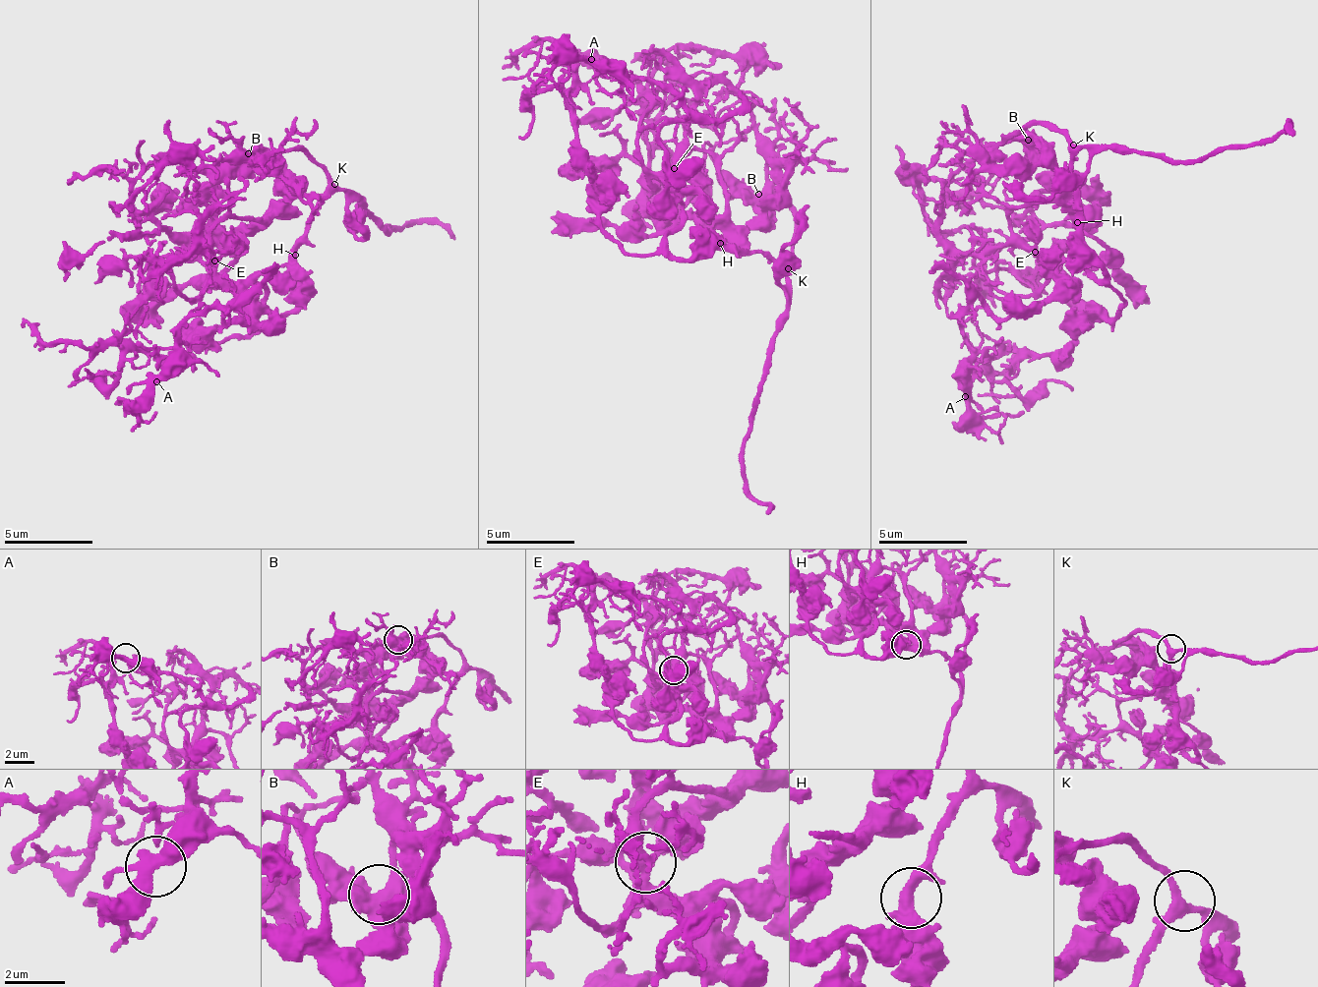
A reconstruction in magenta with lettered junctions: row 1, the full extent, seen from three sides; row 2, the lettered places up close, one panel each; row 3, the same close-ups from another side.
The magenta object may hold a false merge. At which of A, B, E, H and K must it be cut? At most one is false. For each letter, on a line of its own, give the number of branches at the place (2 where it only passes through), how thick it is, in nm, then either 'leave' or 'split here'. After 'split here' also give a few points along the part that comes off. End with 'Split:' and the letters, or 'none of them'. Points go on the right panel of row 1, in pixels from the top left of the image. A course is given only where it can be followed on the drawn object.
A: branches 3; calibre 380 nm; leave
B: branches 3; calibre 480 nm; leave
E: branches 3; calibre 320 nm; leave
H: branches 3; calibre 340 nm; leave
K: branches 3; calibre 240 nm; leave
Split: none of them

